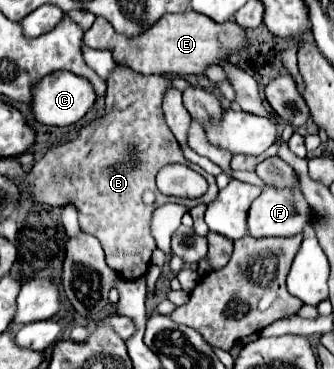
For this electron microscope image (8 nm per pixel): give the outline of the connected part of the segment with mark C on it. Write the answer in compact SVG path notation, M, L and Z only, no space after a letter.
M56 71L40 81L40 85L34 89L34 101L32 101L32 111L36 121L44 125L72 125L78 119L82 119L96 103L96 91L92 83L84 77L78 77L68 71Z

